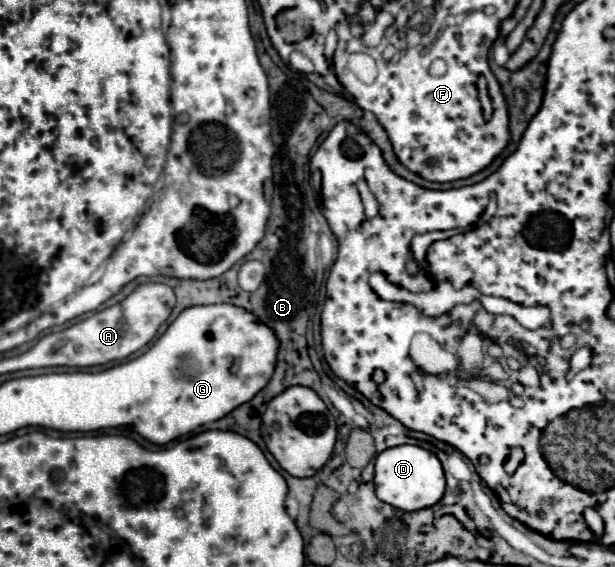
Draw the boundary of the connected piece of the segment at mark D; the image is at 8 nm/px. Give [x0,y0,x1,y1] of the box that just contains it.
[374,446,446,512]

